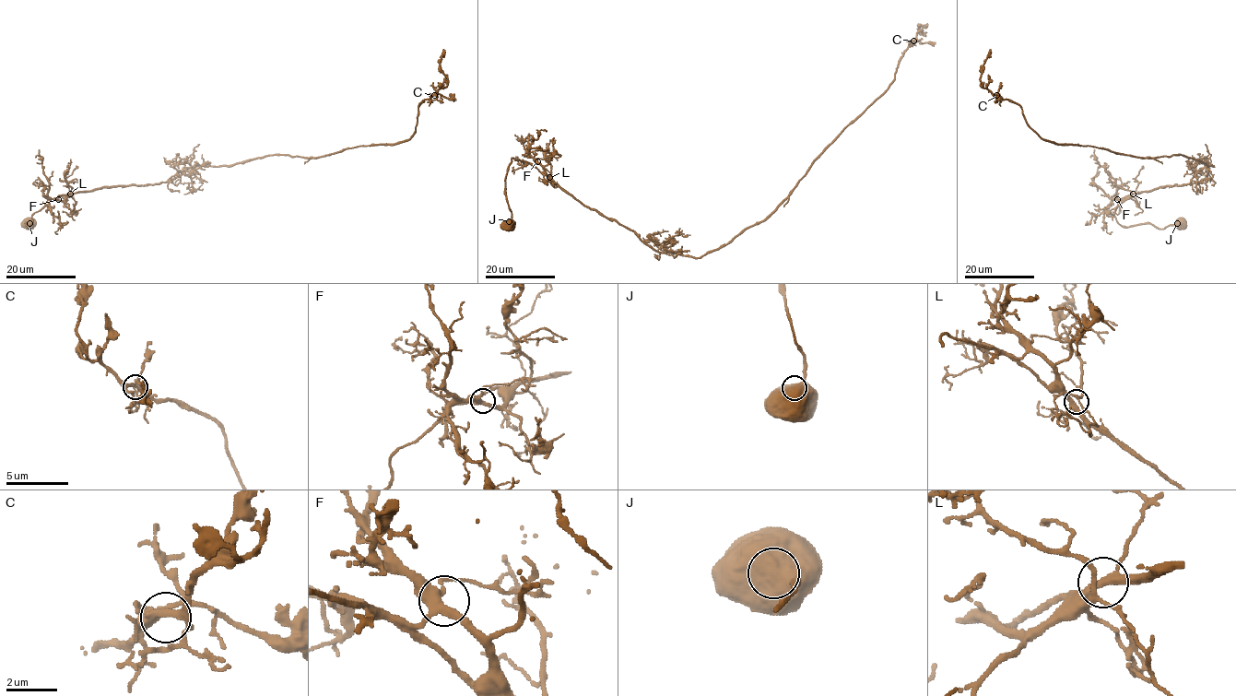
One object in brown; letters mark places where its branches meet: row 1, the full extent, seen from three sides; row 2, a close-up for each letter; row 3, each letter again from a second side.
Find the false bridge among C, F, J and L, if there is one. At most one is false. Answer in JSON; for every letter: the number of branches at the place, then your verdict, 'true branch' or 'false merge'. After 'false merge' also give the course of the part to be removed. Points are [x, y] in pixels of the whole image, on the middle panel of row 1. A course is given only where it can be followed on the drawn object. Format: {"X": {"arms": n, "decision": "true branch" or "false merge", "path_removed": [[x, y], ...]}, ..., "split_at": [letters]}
{"C": {"arms": 3, "decision": "true branch"}, "F": {"arms": 4, "decision": "true branch"}, "J": {"arms": 2, "decision": "true branch"}, "L": {"arms": 3, "decision": "true branch"}, "split_at": []}

